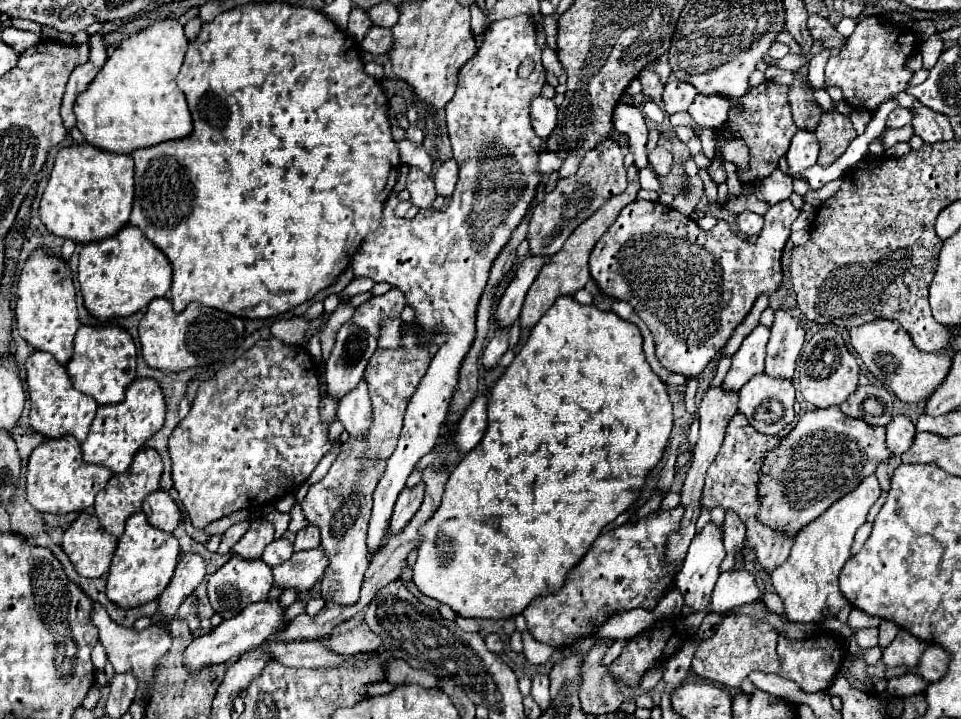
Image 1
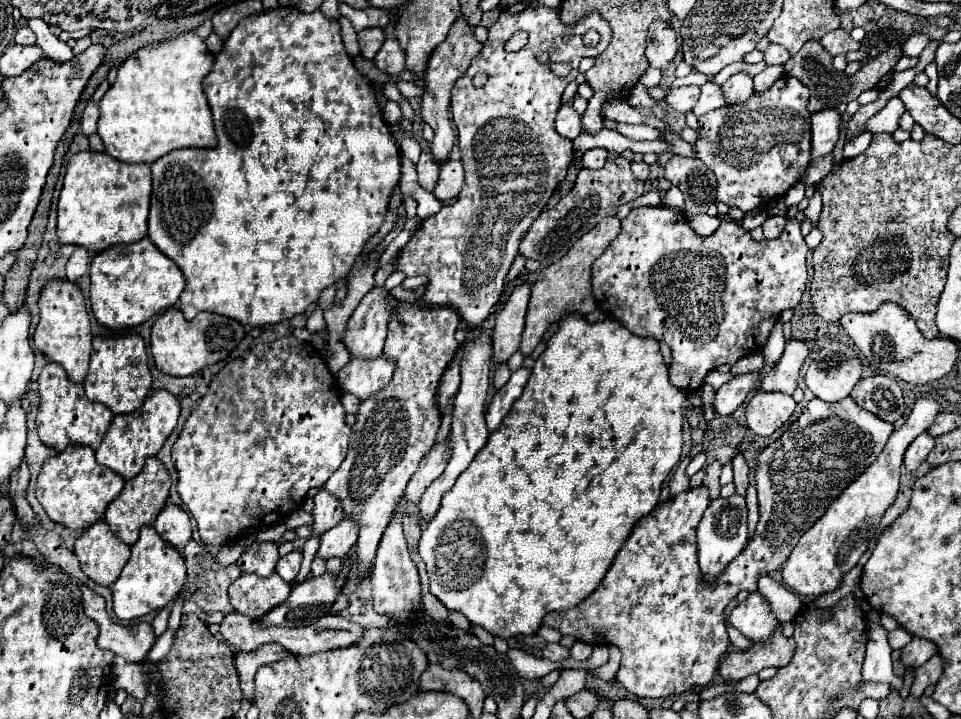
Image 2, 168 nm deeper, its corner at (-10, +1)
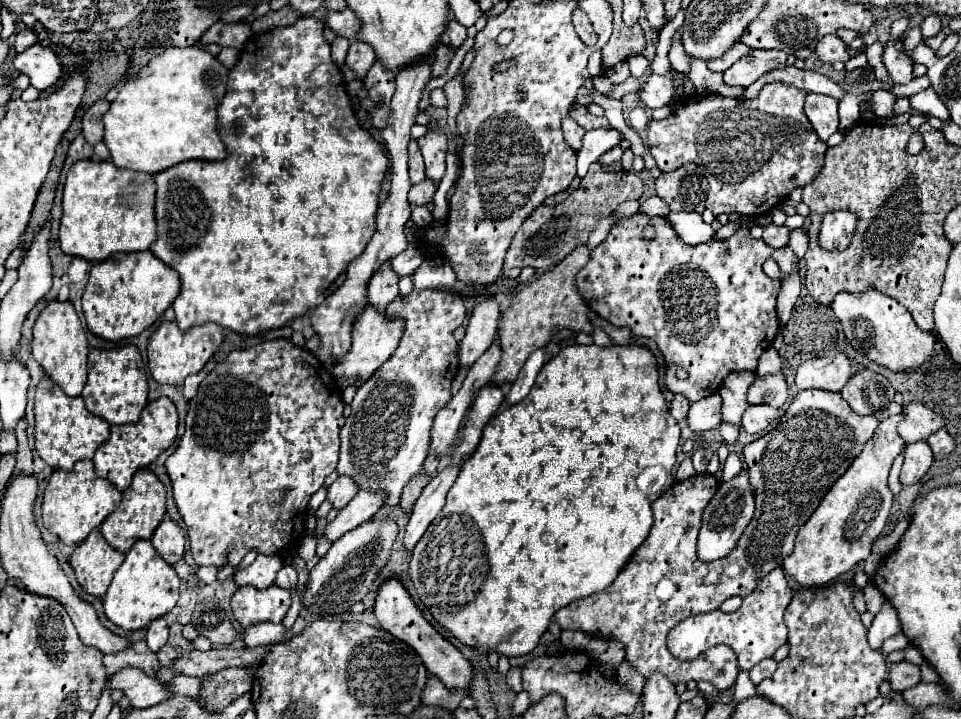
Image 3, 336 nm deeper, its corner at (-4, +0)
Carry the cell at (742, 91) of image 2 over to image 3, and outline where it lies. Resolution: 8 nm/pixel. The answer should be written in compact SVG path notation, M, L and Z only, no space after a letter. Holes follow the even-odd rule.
M752 49L748 55L744 55L740 61L736 61L730 69L724 71L724 83L726 85L752 85L760 75L782 69L786 65L788 55L780 49Z

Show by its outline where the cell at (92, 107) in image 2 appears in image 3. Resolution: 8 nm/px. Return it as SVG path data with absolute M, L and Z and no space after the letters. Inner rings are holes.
M100 99L92 107L88 107L88 111L82 117L82 135L90 145L94 145L102 139L104 127L102 127L100 119L108 111L108 107L110 107L110 103L106 99Z

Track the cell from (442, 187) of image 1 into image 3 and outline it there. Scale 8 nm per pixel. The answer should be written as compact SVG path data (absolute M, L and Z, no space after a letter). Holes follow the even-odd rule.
M422 181L418 185L412 185L412 189L408 193L408 201L412 205L426 205L426 203L432 201L436 189L438 189L438 185L430 183L430 181Z

